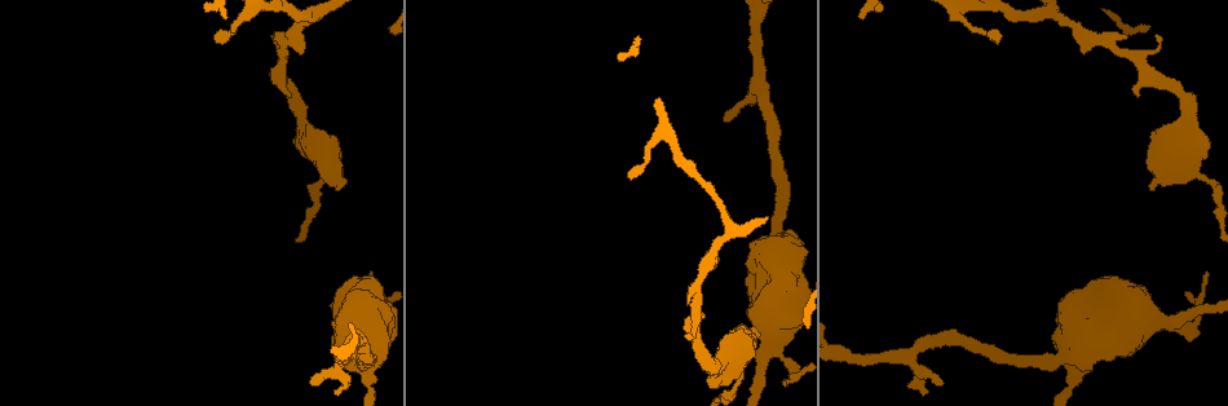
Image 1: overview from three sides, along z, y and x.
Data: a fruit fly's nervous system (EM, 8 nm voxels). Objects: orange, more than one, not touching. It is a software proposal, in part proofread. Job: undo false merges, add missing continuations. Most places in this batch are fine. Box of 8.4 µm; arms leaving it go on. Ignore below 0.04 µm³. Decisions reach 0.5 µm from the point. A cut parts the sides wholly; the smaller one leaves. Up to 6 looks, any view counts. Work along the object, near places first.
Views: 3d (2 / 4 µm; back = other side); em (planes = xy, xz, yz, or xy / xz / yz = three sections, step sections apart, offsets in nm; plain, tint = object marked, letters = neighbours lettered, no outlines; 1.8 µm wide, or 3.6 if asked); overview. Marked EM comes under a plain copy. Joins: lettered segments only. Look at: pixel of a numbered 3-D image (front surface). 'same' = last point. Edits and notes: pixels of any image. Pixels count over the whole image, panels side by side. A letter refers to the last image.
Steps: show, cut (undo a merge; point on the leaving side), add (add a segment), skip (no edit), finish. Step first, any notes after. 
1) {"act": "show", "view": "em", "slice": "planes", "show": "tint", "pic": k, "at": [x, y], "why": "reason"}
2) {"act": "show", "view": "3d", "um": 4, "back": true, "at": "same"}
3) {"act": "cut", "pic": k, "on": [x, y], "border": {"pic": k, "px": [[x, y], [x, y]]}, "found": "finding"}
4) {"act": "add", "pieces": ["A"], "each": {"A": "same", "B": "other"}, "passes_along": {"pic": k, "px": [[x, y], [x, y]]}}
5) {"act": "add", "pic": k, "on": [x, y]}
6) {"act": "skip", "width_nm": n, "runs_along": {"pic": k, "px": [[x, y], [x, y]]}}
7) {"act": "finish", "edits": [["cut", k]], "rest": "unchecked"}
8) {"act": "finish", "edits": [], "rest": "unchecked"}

{"act": "show", "view": "em", "slice": "planes", "show": "letters", "pic": 1, "at": [339, 188], "why": "an open end"}

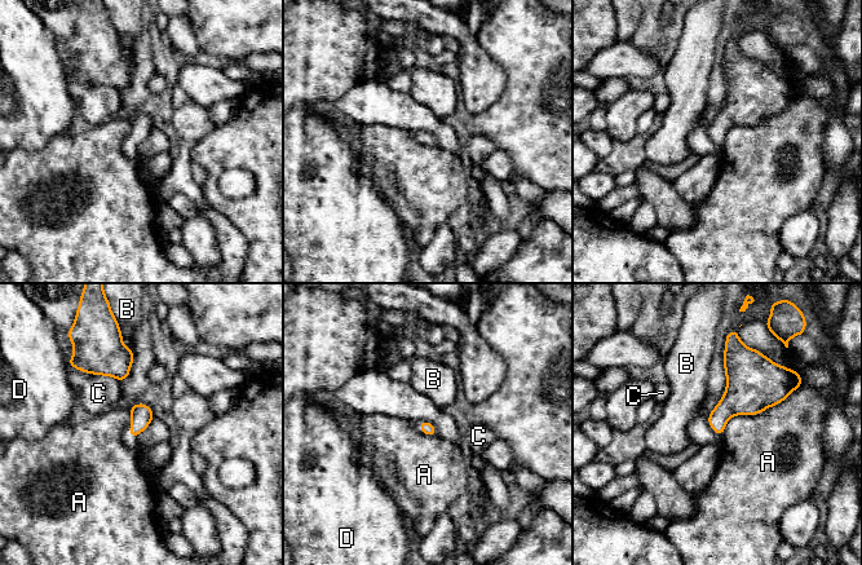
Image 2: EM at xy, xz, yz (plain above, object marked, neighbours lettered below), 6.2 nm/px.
{"act": "skip", "longest_contact_nm": ["A", 550], "each": {"A": "other", "B": "other", "C": "other", "D": "other"}, "found": "no lettered segment goes on from it"}

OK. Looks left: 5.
{"act": "show", "view": "em", "um": 3.6, "slice": "xy", "step": 4, "show": "tint", "pic": 1, "at": [702, 315], "why": "an open end"}

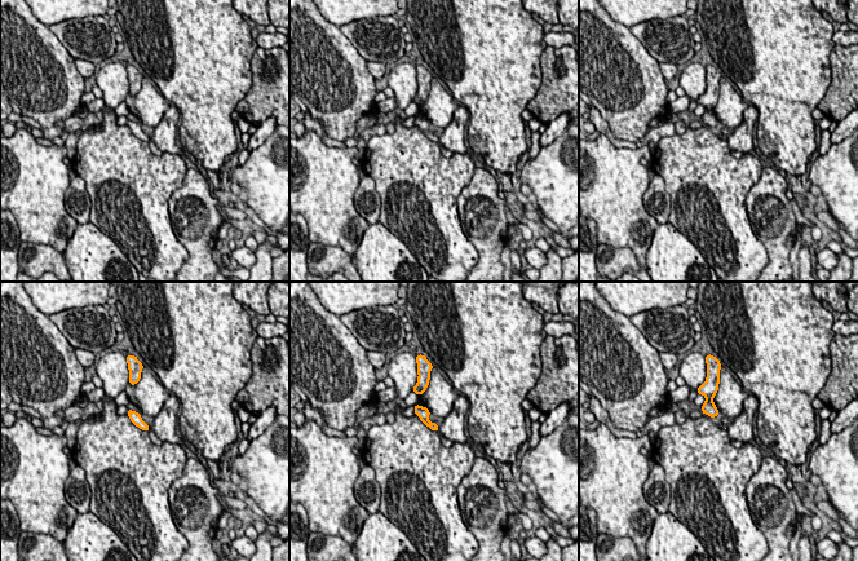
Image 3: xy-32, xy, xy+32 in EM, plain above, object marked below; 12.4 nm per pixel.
{"act": "show", "view": "em", "um": 3.6, "slice": "planes", "show": "letters", "at": "same"}

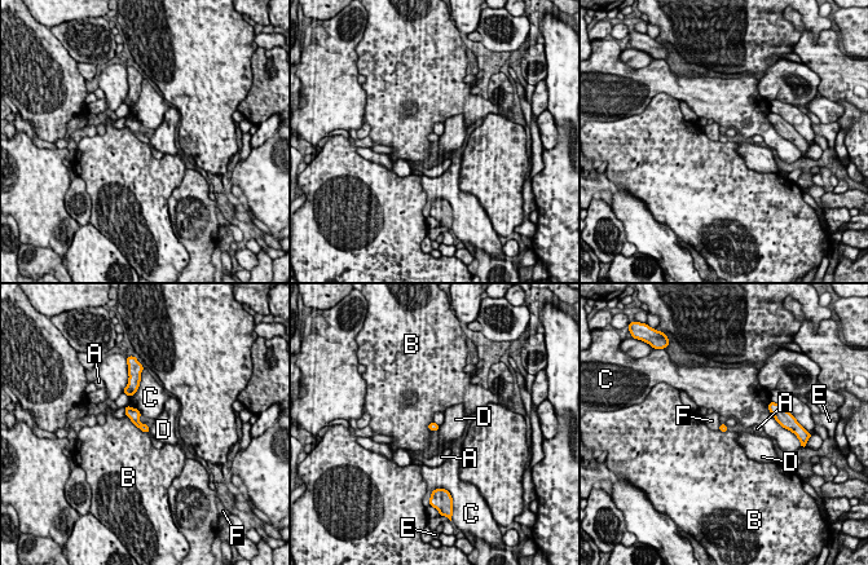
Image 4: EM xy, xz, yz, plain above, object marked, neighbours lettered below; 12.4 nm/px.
{"act": "skip", "each": {"A": "other", "B": "other", "C": "other", "D": "other", "E": "other", "F": "other"}, "found": "no lettered segment goes on from it"}

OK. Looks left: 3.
{"act": "show", "view": "3d", "um": 2, "back": true, "pic": 1, "at": [999, 35], "why": "tapers out"}

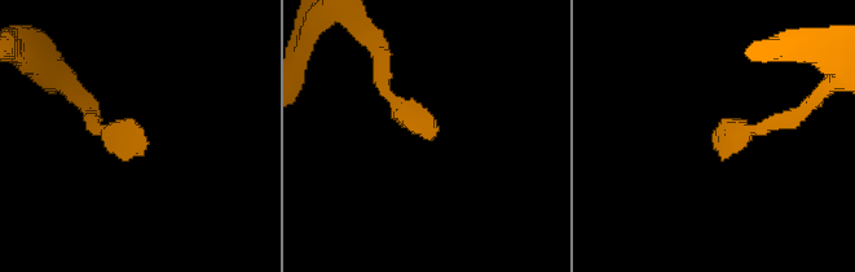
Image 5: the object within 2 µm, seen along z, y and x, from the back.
{"act": "show", "view": "em", "slice": "yz", "step": 8, "show": "letters", "pic": 5, "at": [142, 136]}

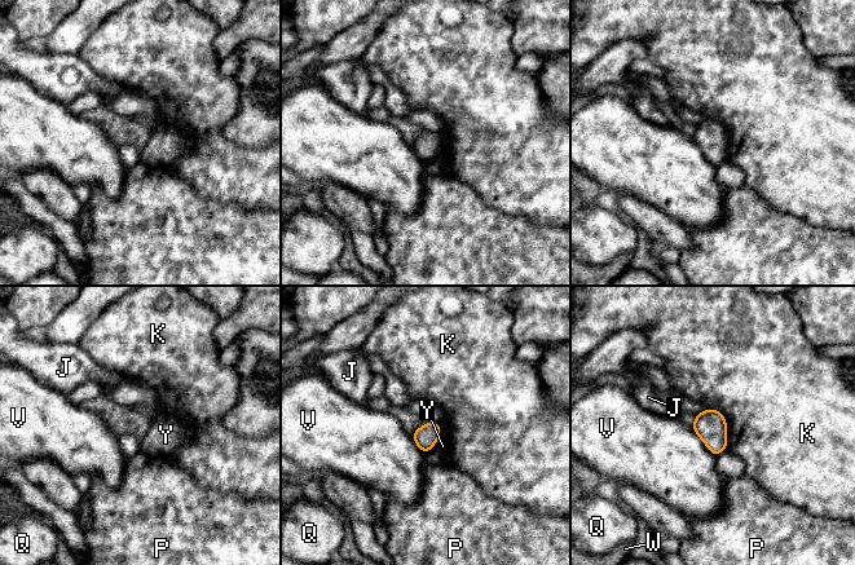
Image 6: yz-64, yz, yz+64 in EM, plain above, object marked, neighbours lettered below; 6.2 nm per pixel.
{"act": "show", "view": "em", "slice": "planes", "show": "letters", "at": "same", "why": "cut it another way"}

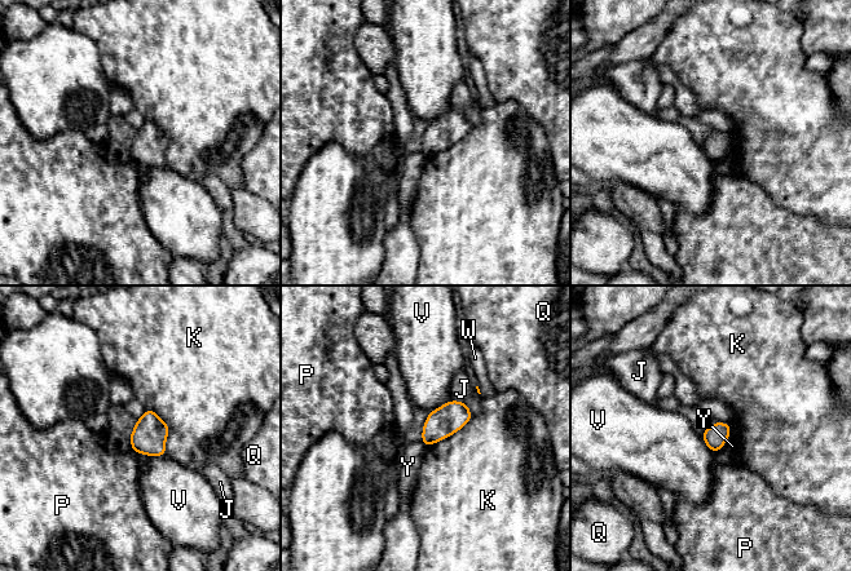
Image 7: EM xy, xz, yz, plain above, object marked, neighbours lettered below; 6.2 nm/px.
{"act": "skip", "longest_contact_nm": ["K", 320], "each": {"J": "other", "K": "other", "P": "other", "Q": "other", "V": "other", "W": "other", "Y": "other"}, "border": {"pic": 7, "px": [[731, 425], [731, 433], [719, 450]]}, "found": "no lettered segment goes on from it"}

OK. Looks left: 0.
{"act": "finish", "edits": [], "rest": "unchecked"}

